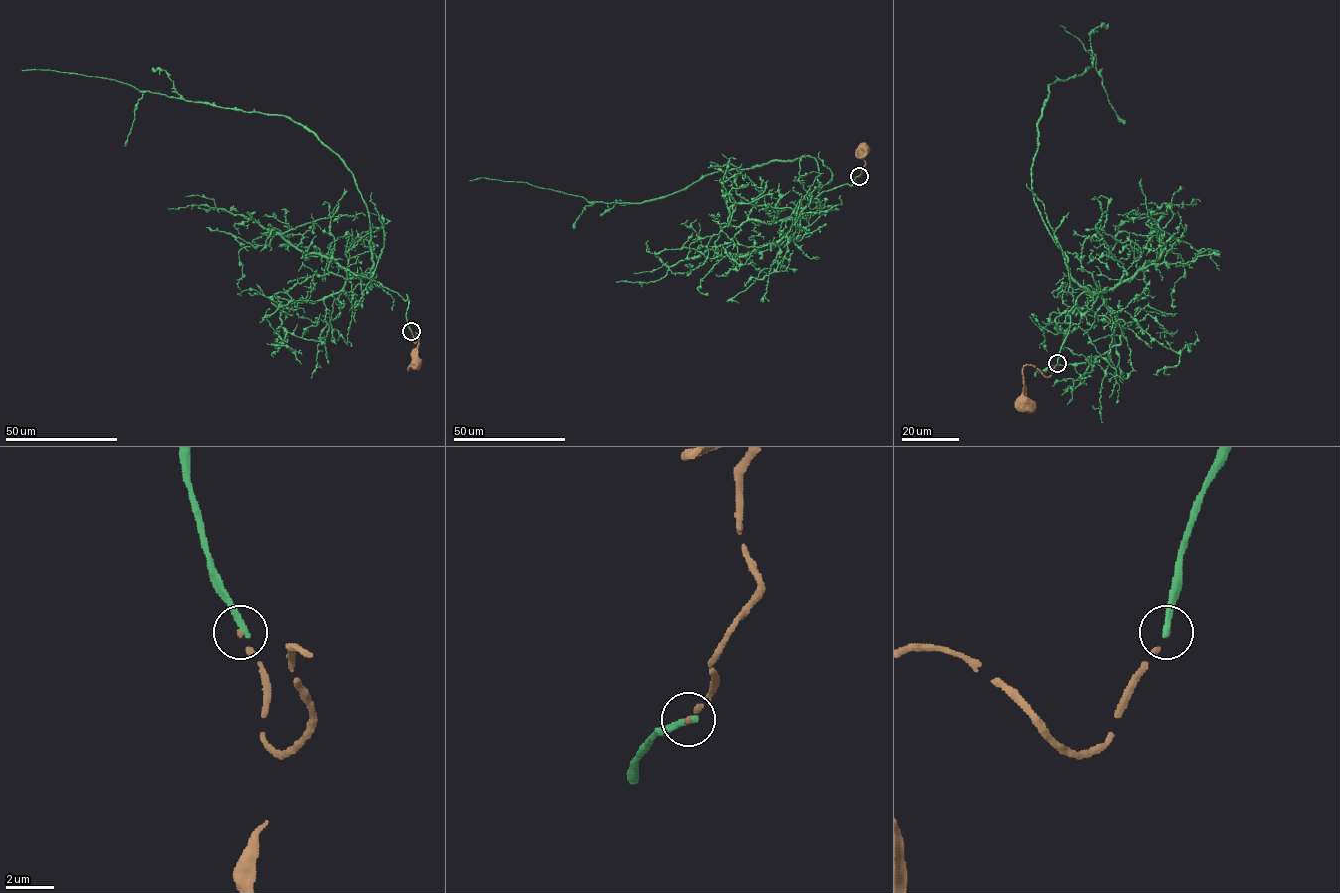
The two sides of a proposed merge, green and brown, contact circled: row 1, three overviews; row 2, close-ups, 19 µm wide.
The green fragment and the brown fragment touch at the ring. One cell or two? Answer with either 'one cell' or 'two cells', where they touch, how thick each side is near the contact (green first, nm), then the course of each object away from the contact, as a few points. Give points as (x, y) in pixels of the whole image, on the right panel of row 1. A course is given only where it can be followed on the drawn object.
two cells; at (1057, 363); 320 nm thick on the green side, 150 nm on the other; green runs (1057, 363), (1068, 313), (1087, 291), (1035, 202), (1032, 160), (1050, 85), (1092, 66), (1064, 27); brown runs (1057, 363), (1048, 376), (1031, 365), (1023, 367), (1020, 403)

